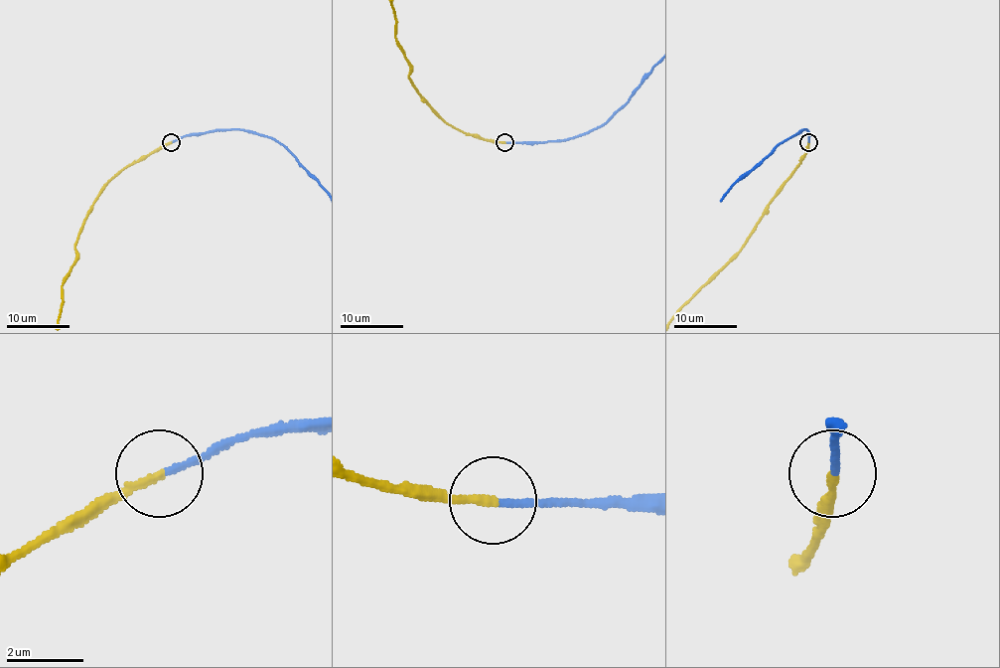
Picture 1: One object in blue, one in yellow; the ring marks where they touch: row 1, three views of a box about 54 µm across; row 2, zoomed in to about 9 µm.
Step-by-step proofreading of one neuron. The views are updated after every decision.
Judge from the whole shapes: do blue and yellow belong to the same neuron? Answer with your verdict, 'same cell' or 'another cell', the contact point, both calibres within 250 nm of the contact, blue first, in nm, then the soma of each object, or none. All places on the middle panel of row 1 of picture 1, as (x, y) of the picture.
same cell; at (504, 142); 170 nm thick on the blue side, 200 nm on the other; no cell body on blue; no cell body on yellow

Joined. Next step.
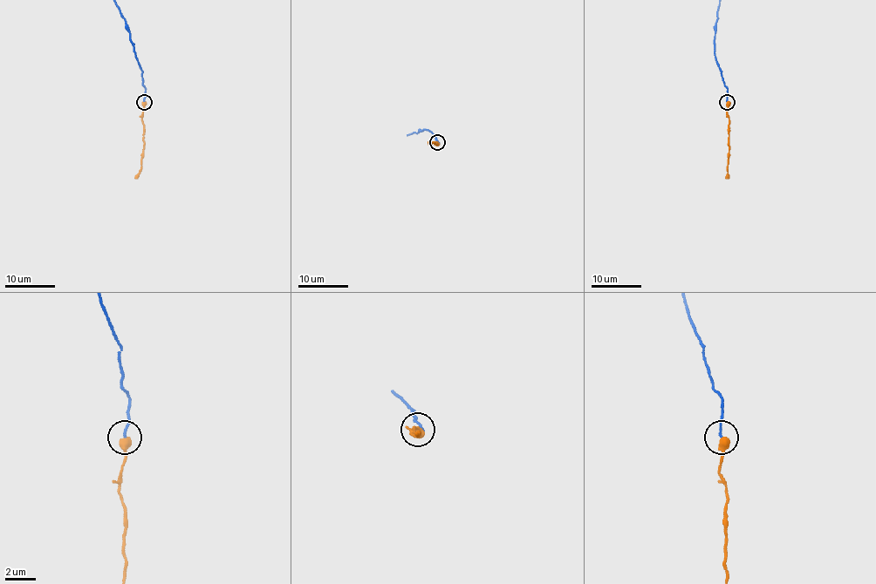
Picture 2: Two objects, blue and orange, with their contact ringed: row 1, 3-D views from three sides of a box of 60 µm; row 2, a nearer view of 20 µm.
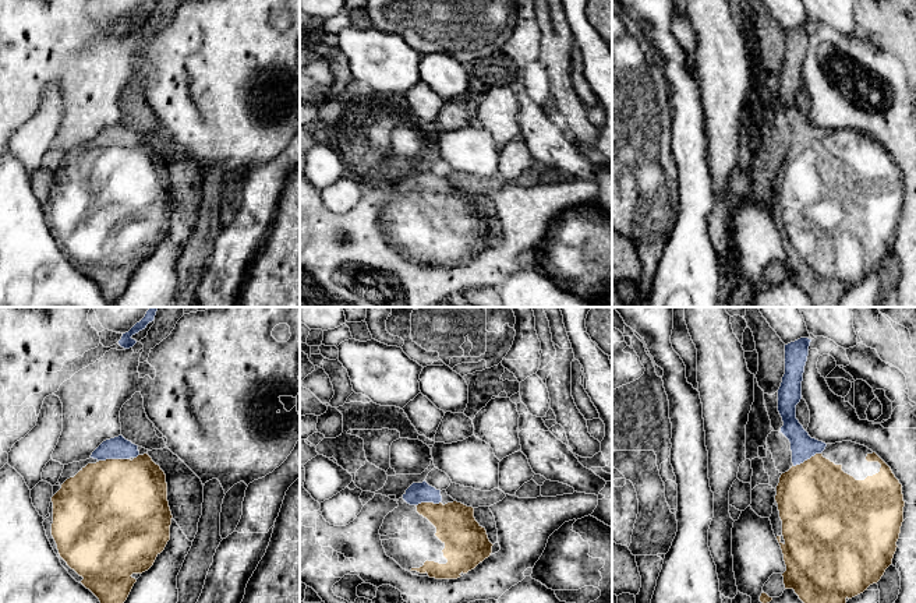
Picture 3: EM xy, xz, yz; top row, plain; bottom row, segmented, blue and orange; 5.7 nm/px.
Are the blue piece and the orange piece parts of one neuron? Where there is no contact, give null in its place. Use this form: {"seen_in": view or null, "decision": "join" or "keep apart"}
{"seen_in": "xy", "decision": "join"}

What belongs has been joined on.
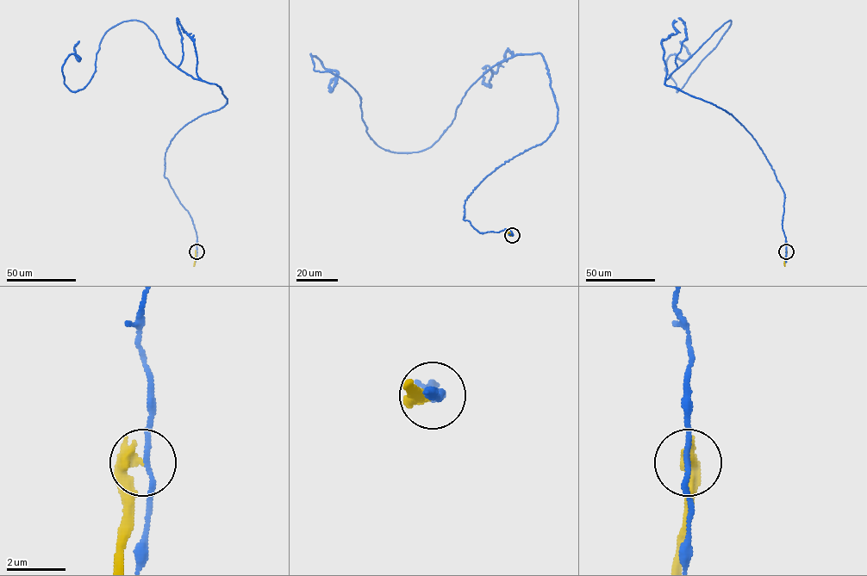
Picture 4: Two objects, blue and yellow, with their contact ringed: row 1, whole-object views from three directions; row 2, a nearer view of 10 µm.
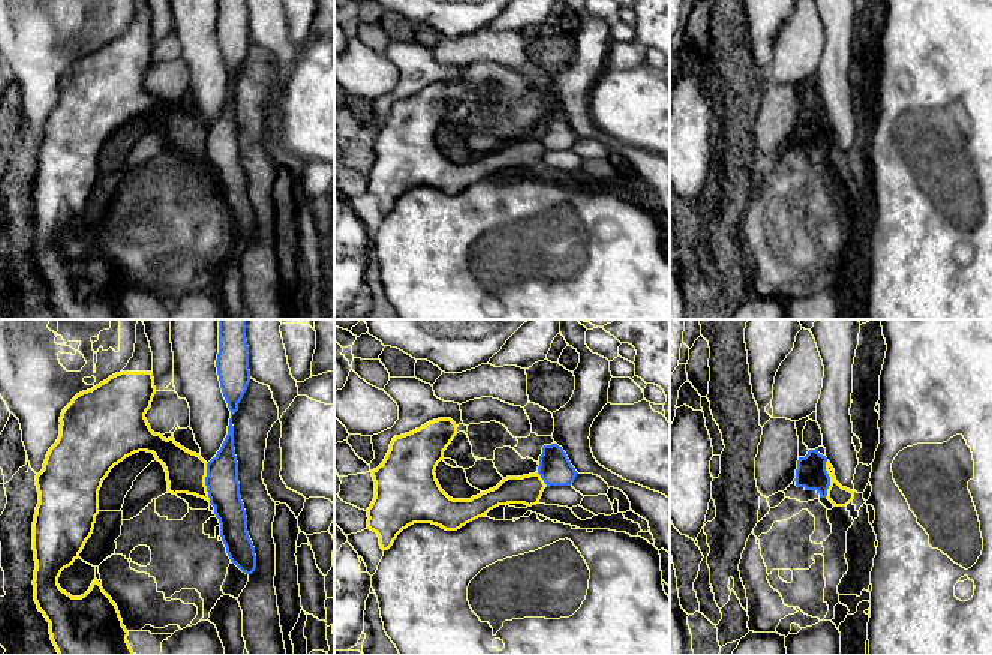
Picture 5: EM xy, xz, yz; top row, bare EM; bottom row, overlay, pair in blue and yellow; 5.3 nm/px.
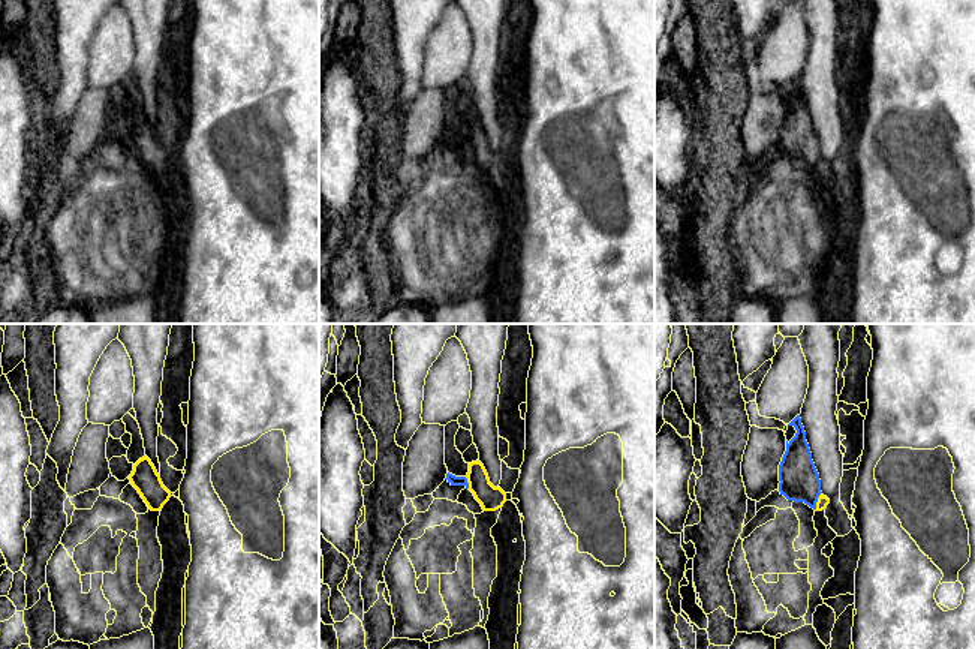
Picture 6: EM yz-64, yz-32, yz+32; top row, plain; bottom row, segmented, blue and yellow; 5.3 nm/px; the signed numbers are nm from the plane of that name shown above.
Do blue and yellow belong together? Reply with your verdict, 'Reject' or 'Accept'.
Reject

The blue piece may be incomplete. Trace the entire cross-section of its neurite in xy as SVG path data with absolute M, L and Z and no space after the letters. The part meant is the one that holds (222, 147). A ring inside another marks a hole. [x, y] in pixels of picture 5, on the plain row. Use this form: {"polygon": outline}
{"polygon": "M219 0L216 31L231 82L228 99L220 114L207 127L205 150L210 168L214 171L214 178L219 183L220 201L231 226L243 237L252 238L256 232L256 219L247 196L246 174L240 160L232 90L232 79L238 75L238 67L250 46L246 0Z"}

